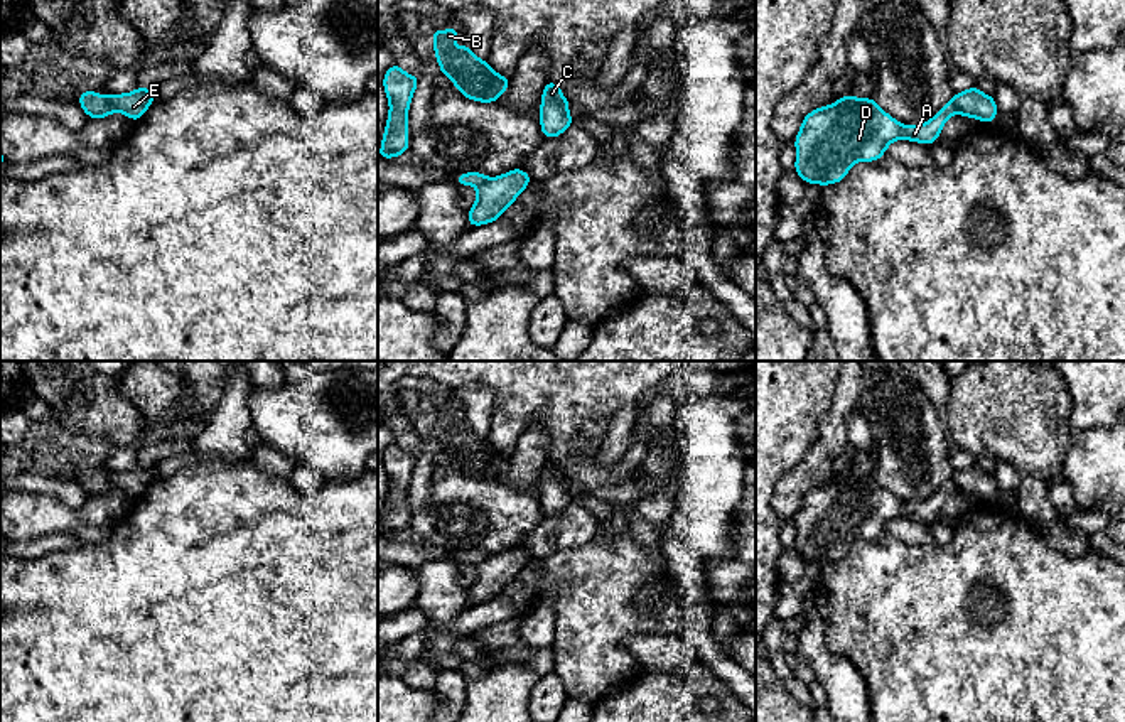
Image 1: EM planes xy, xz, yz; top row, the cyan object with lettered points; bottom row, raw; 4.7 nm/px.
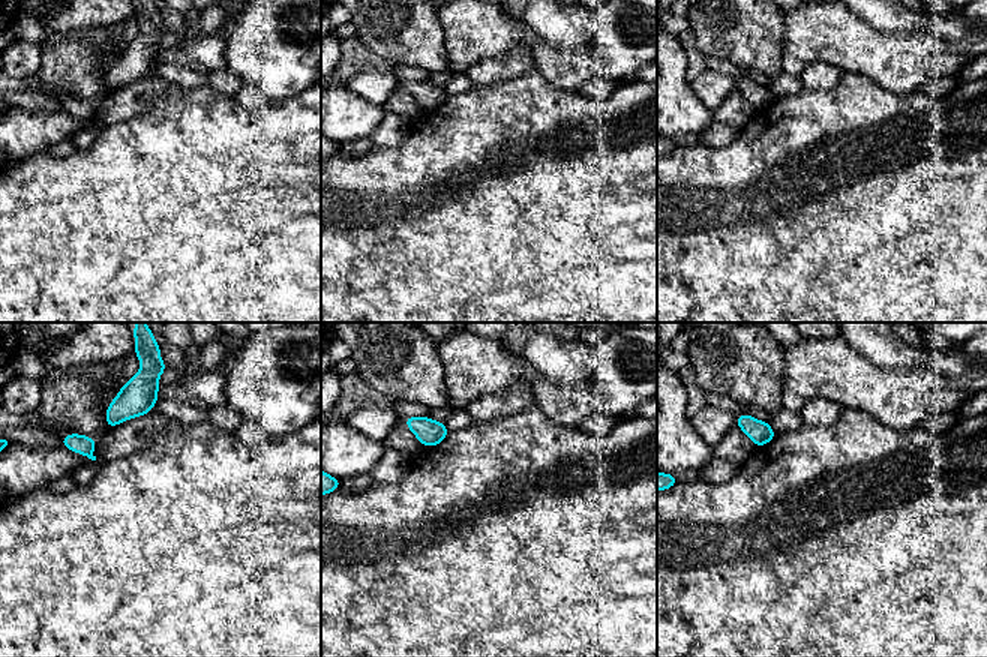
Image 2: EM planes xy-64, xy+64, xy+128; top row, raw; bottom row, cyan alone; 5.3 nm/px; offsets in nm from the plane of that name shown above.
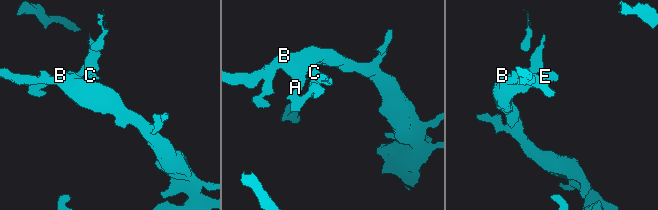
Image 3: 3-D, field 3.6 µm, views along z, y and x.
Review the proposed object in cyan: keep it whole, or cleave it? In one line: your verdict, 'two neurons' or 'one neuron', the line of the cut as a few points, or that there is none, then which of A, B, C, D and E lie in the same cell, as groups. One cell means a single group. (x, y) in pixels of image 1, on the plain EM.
two neurons | xy (103, 474), (115, 488) | A B D / C E

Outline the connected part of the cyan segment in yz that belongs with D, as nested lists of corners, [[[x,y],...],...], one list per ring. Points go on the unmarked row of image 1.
[[[838,476],[805,493],[794,516],[794,550],[806,562],[842,560],[855,540],[877,540],[896,518],[931,523],[958,488],[946,481],[921,503],[902,503],[874,476]]]

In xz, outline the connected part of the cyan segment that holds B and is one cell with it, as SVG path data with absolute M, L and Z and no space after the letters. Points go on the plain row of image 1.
M457 405L435 407L430 415L440 452L447 454L467 477L491 482L508 469L511 455L501 454L487 439L479 437L467 420L460 427L454 425L454 418L459 415Z

